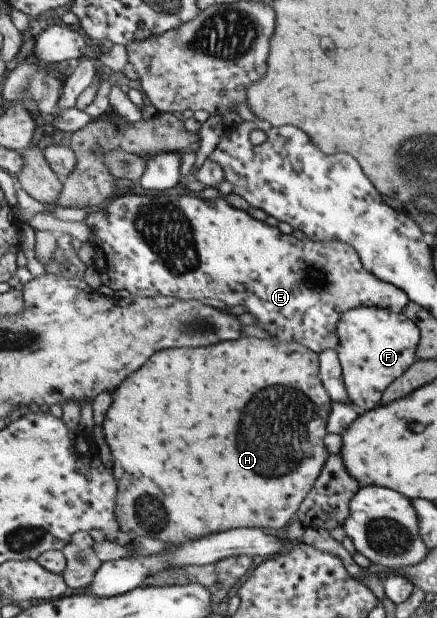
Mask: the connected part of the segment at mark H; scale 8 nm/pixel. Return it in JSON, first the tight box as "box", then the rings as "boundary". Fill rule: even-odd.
{"box":[102,337,333,543],"boundary":[[[242,337],[204,348],[164,349],[155,352],[143,367],[133,372],[111,395],[113,403],[107,412],[102,433],[111,452],[112,472],[119,485],[115,508],[117,521],[120,532],[127,534],[131,540],[136,537],[154,537],[169,543],[188,543],[239,528],[265,529],[282,534],[296,519],[300,505],[315,487],[329,457],[324,437],[329,433],[327,424],[333,400],[321,379],[319,354],[296,341],[287,343],[276,338]],[[192,374],[208,382],[186,382],[188,376],[192,378]]]}

